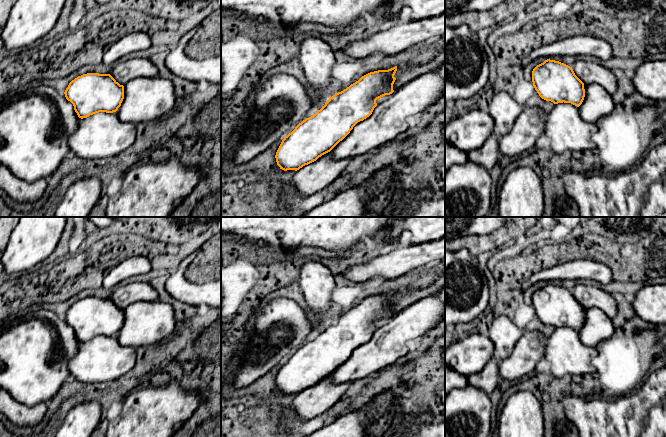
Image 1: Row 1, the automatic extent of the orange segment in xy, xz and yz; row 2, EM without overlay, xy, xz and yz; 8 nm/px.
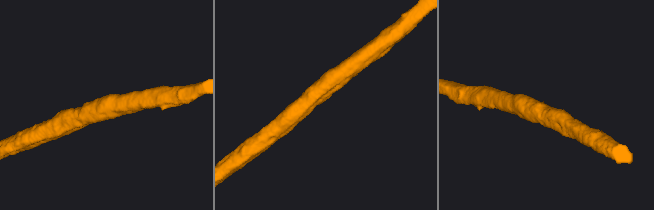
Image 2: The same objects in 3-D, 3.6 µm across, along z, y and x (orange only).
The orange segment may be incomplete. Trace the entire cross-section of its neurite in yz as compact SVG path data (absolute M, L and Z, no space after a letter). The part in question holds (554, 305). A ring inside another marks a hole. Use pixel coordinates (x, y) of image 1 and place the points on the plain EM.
M547 283L532 295L532 306L539 320L554 328L571 327L579 331L585 321L584 307L575 299L572 291L559 285Z

